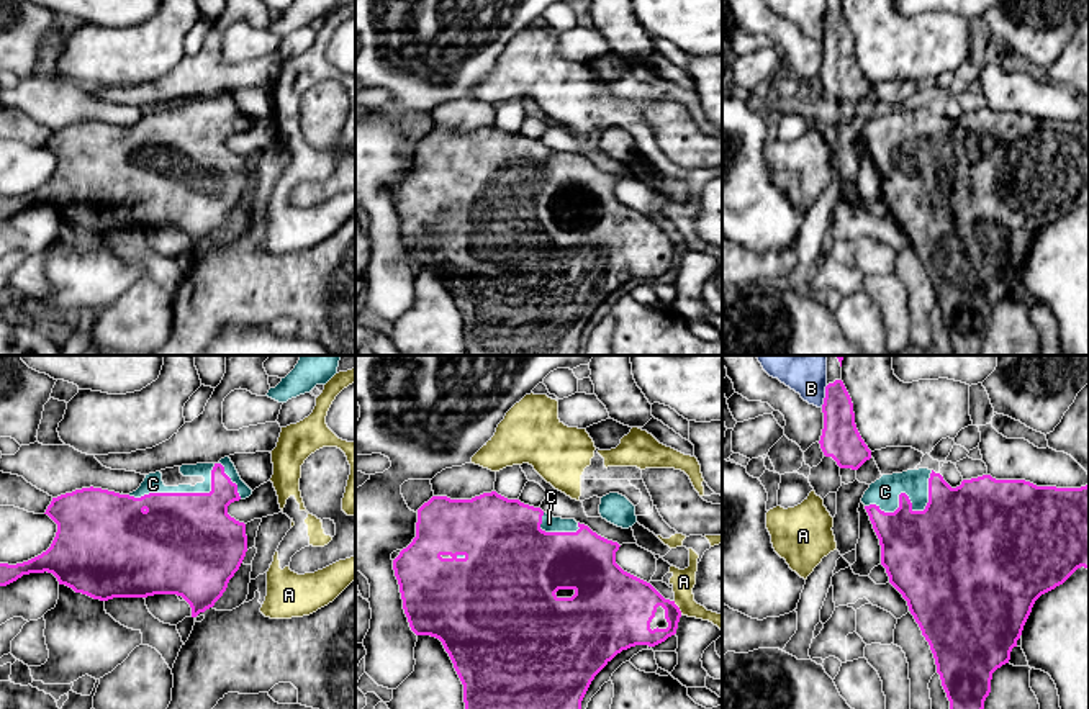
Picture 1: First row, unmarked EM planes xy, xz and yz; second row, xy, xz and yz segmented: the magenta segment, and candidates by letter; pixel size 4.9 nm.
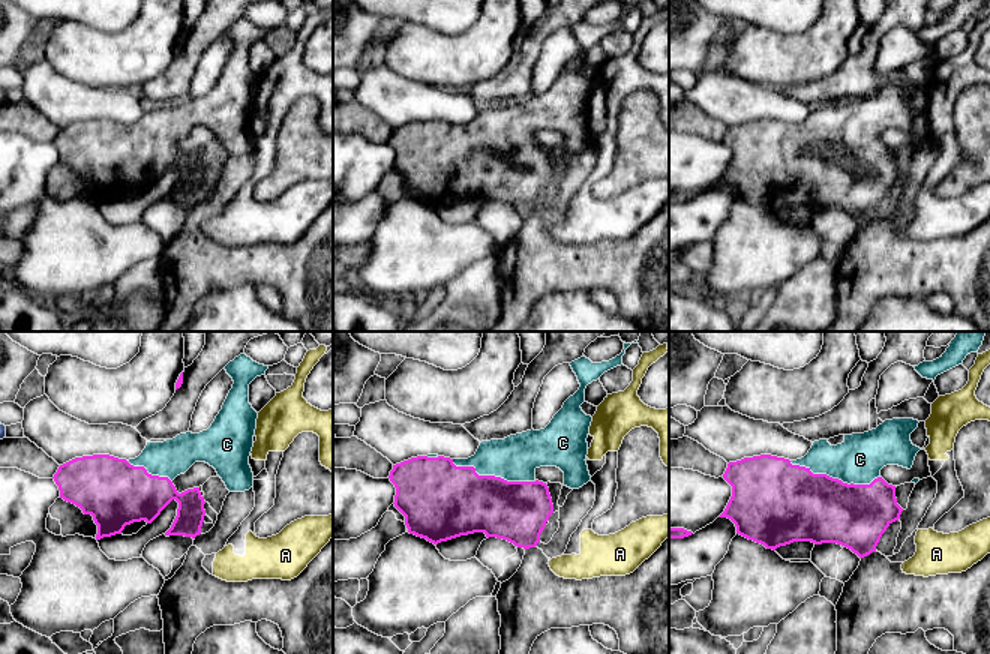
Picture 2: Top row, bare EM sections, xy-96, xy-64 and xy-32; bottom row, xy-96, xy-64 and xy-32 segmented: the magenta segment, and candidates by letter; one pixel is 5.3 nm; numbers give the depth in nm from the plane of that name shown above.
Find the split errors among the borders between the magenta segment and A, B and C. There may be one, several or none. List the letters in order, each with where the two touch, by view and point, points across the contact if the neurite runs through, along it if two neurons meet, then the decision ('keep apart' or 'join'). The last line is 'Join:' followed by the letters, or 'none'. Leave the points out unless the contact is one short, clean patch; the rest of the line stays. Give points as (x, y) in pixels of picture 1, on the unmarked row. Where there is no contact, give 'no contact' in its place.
A: xz (678, 241) | along xz (673, 234), (682, 246) | keep apart
B: yz (826, 30) | keep apart
C: yz (909, 133) | join
Join: C

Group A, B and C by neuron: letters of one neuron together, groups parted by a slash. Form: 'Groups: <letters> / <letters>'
Groups: A / B / C

